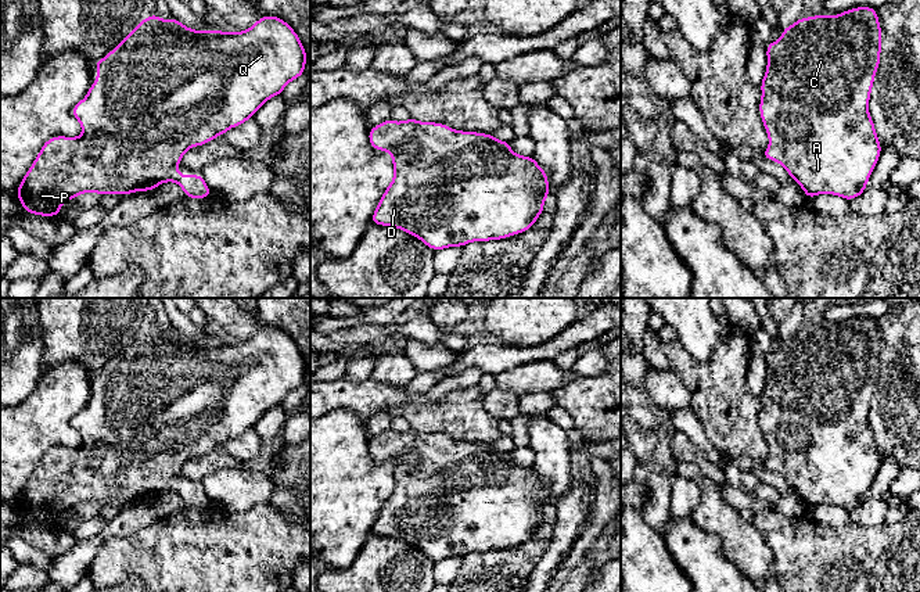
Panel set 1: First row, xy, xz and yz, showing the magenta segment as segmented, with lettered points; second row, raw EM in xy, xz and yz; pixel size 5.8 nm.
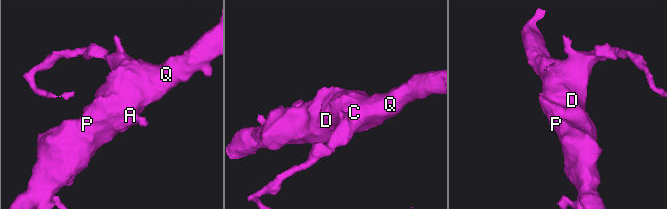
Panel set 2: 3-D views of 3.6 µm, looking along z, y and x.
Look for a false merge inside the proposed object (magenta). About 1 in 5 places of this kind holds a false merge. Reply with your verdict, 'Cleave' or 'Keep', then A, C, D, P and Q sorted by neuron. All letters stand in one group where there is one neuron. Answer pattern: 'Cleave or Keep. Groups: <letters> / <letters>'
Keep. Groups: A C D P Q

